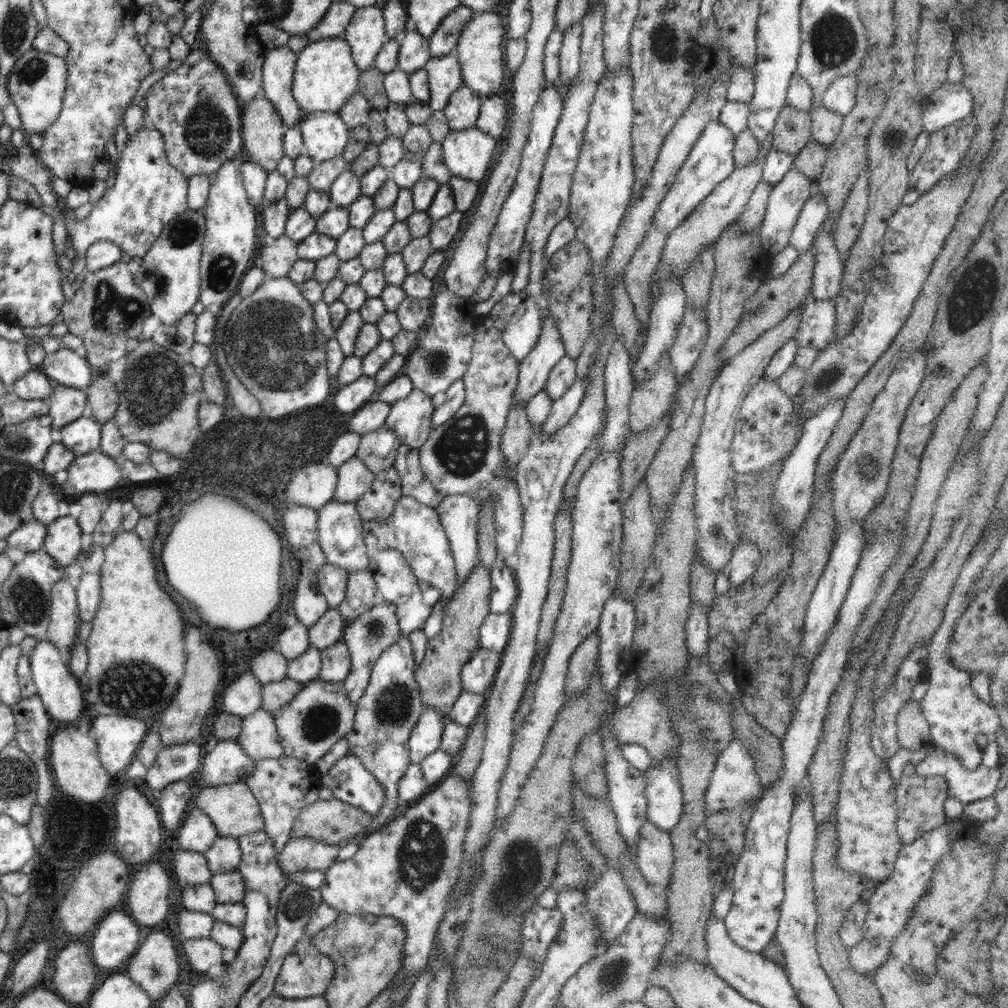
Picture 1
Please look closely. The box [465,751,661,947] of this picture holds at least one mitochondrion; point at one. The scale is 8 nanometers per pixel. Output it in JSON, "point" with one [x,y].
{"point":[519,873]}

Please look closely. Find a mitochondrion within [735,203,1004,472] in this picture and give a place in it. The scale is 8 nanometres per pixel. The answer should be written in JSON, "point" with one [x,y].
{"point":[973,295]}

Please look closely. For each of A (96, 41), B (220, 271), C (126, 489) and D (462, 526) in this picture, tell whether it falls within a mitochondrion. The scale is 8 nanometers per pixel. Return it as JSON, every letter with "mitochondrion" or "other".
{"A":"other","B":"mitochondrion","C":"other","D":"other"}

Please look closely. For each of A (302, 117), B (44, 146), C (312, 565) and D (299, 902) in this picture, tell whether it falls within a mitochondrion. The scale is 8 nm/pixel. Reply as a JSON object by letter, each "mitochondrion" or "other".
{"A":"other","B":"other","C":"other","D":"mitochondrion"}

